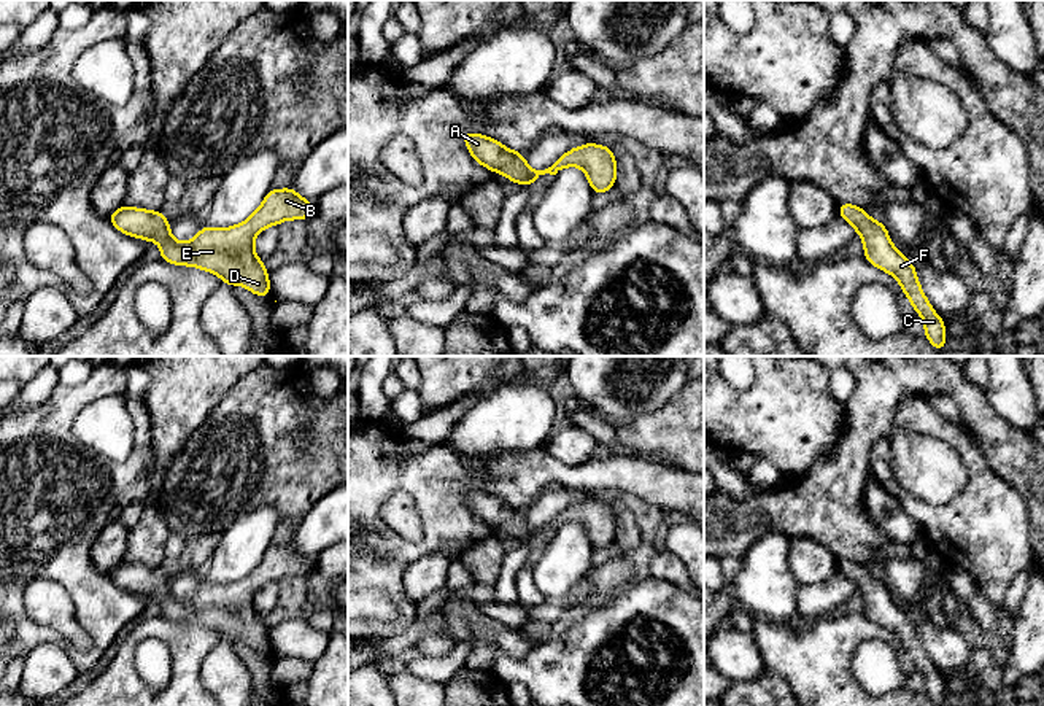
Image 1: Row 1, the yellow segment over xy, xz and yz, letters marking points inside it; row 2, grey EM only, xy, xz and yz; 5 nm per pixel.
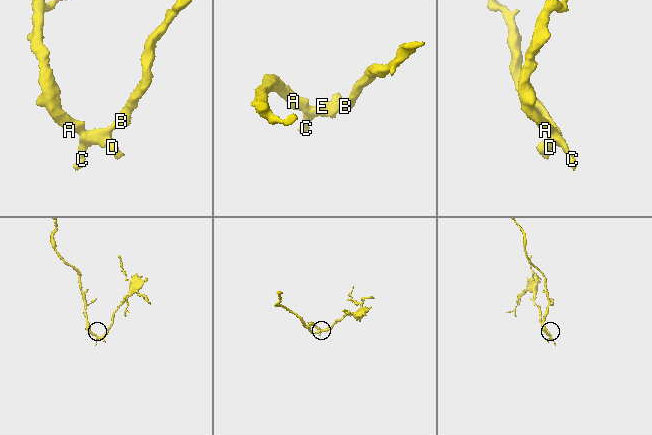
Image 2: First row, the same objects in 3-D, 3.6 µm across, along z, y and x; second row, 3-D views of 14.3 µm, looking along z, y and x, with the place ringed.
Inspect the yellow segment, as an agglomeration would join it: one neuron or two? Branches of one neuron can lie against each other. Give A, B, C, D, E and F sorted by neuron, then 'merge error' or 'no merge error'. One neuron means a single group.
A B C D E F | no merge error

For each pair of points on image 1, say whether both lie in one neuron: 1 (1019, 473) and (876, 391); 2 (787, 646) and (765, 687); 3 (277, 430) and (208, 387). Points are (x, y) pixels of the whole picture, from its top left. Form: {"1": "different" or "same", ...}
{"1": "same", "2": "different", "3": "different"}

